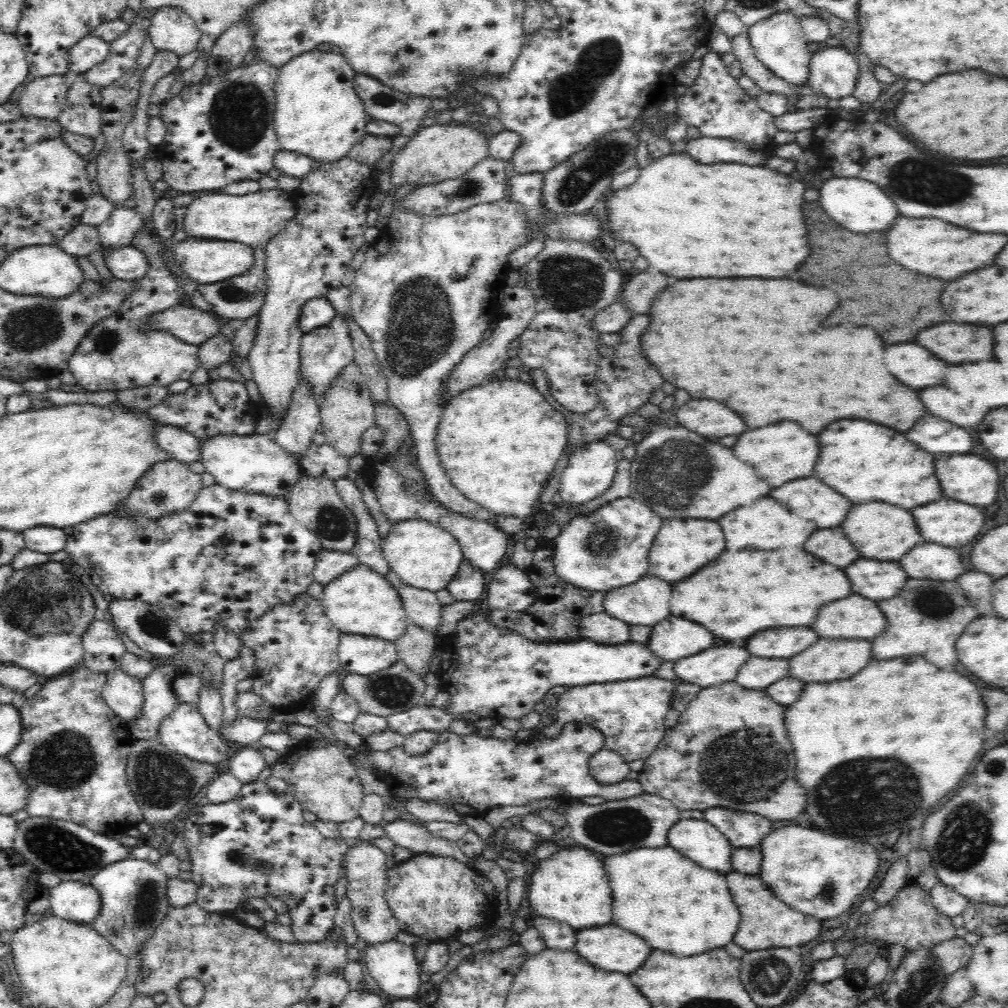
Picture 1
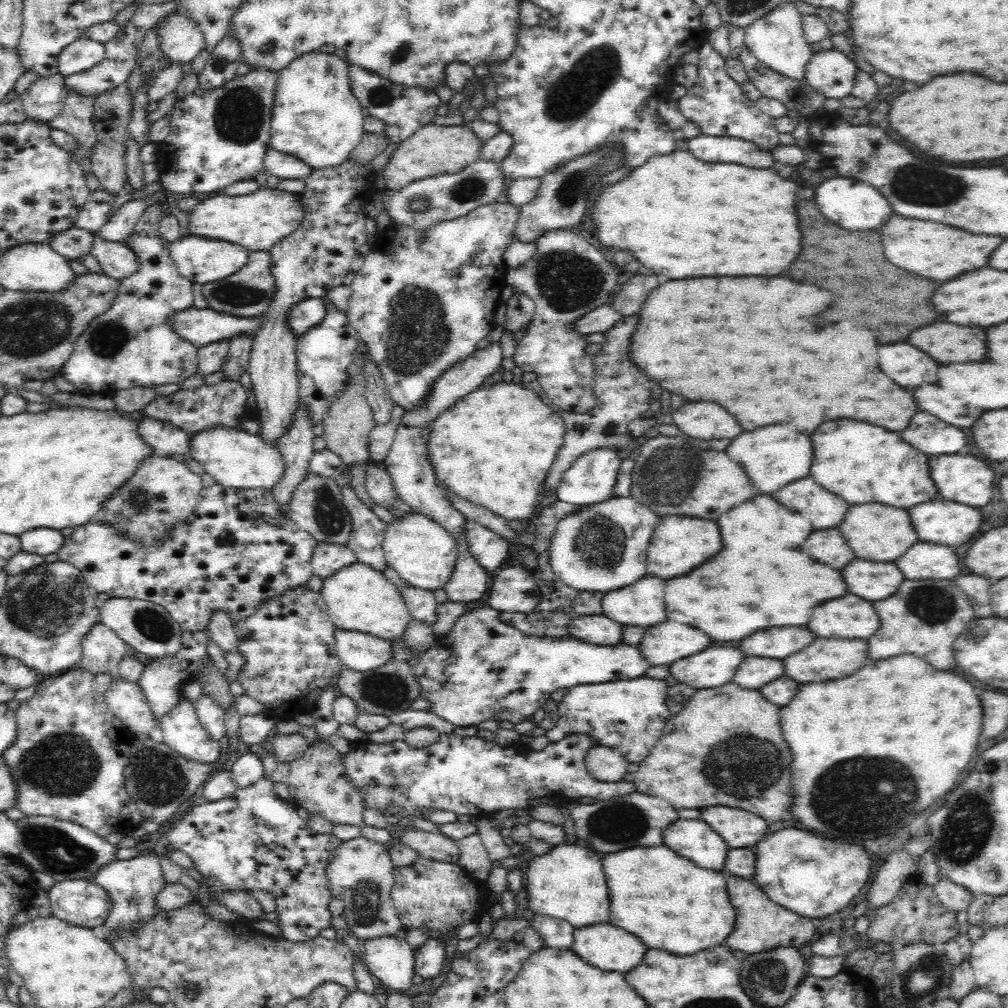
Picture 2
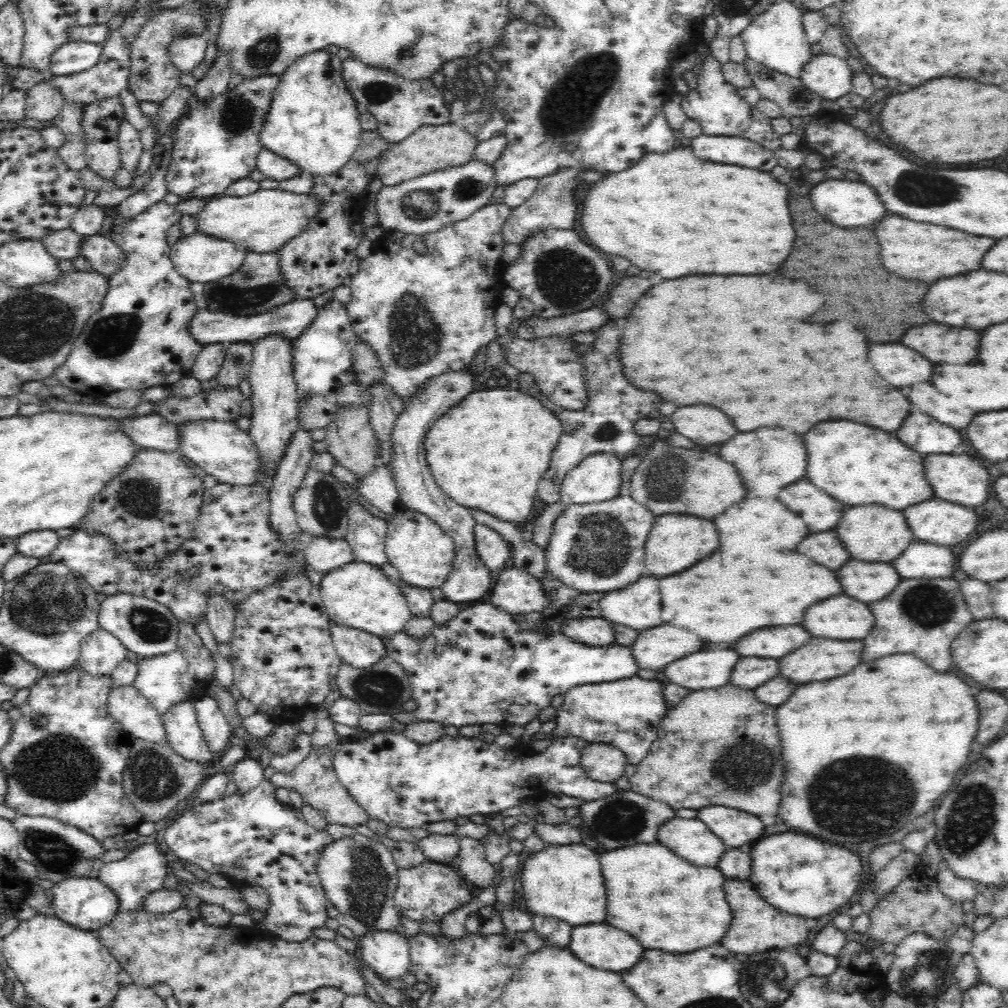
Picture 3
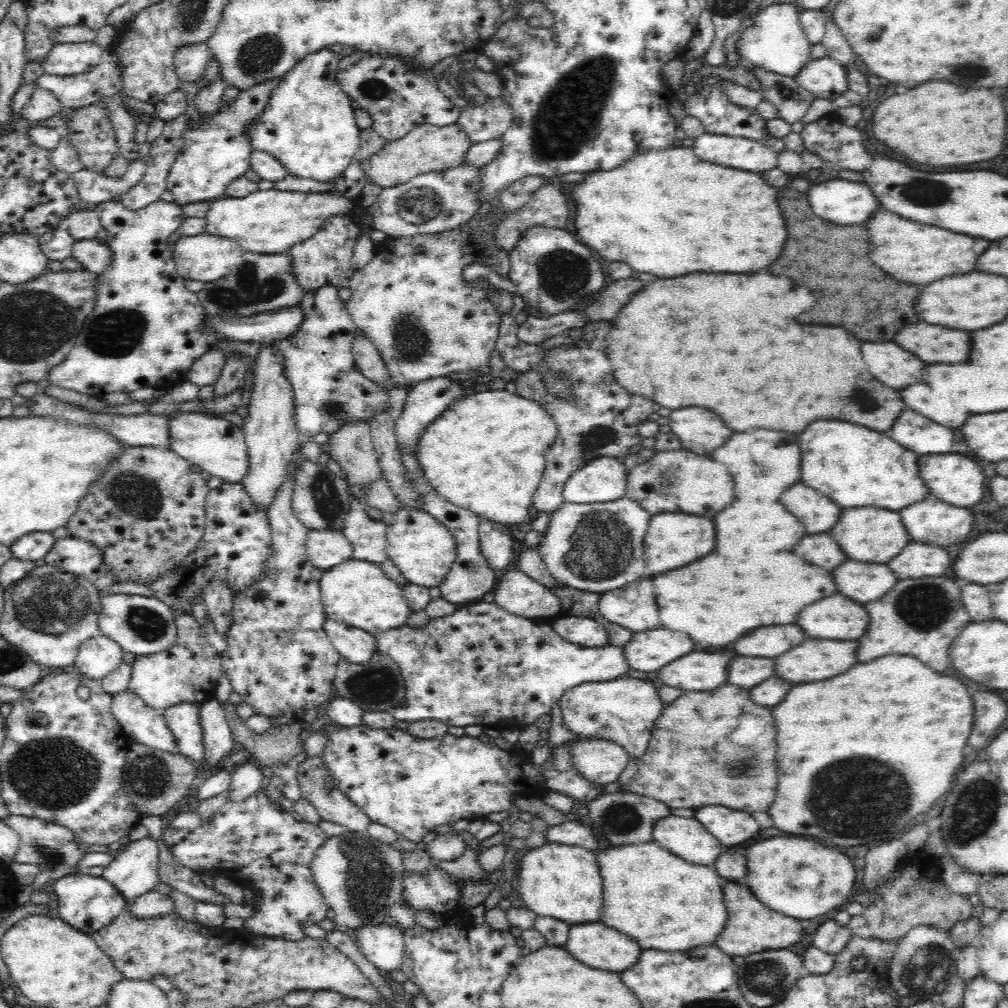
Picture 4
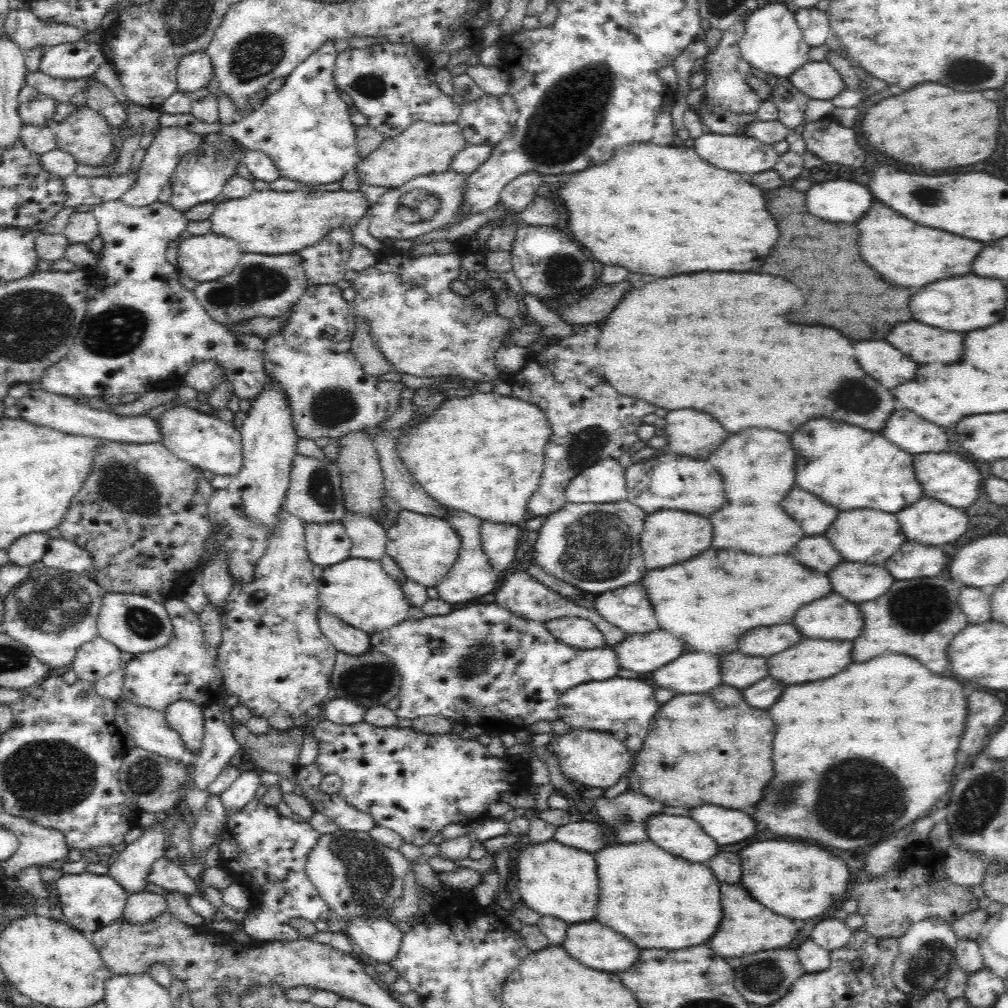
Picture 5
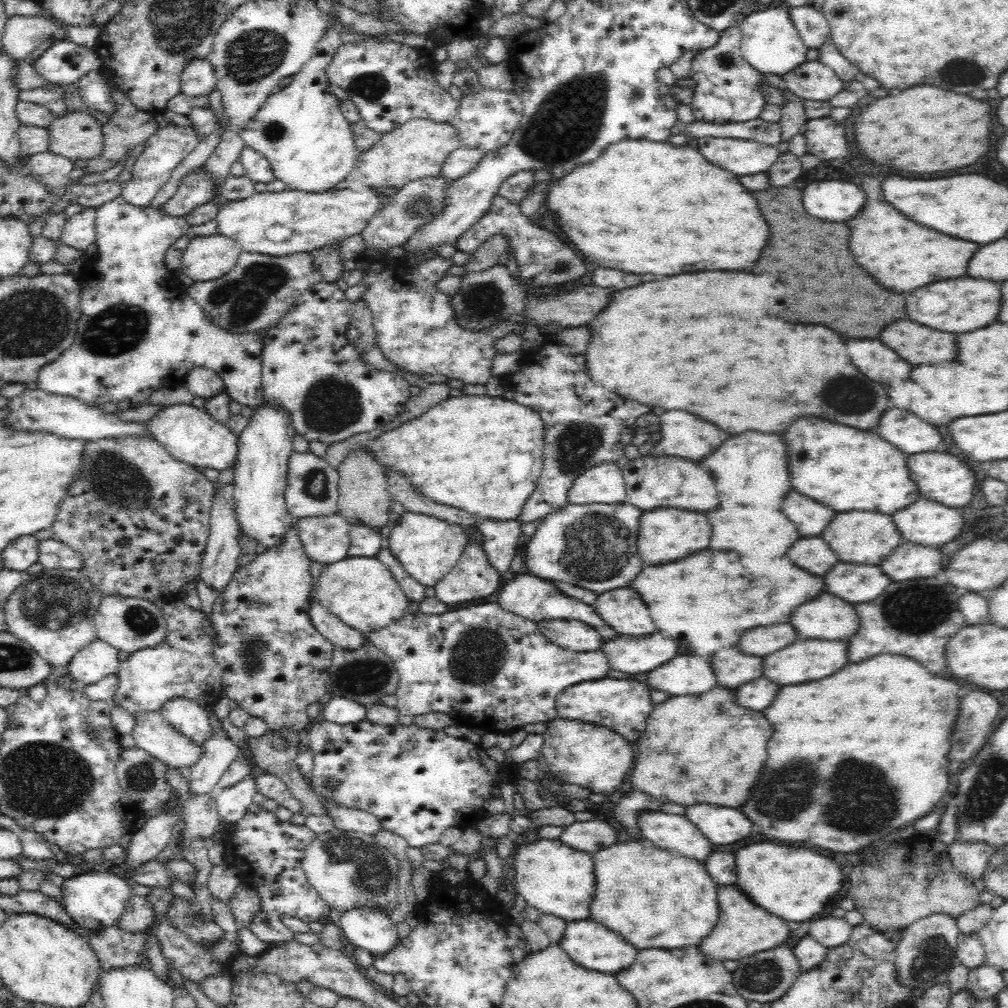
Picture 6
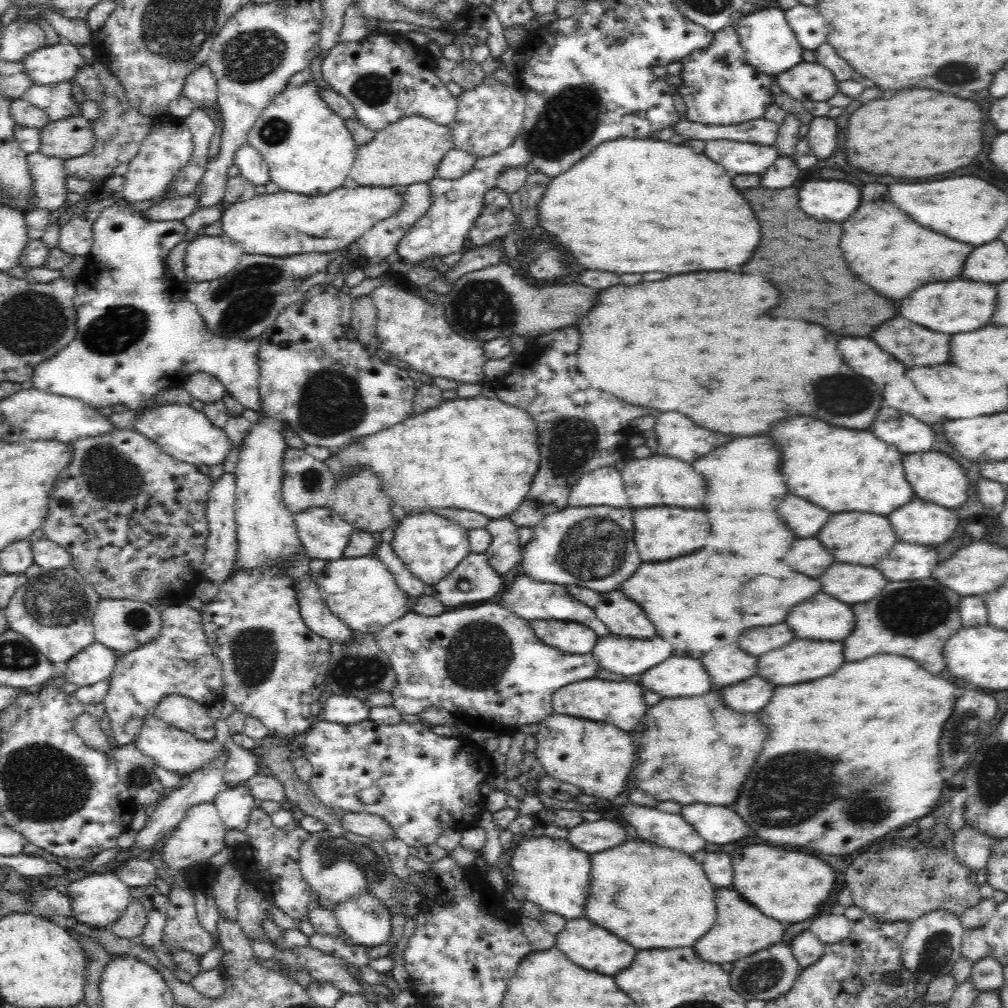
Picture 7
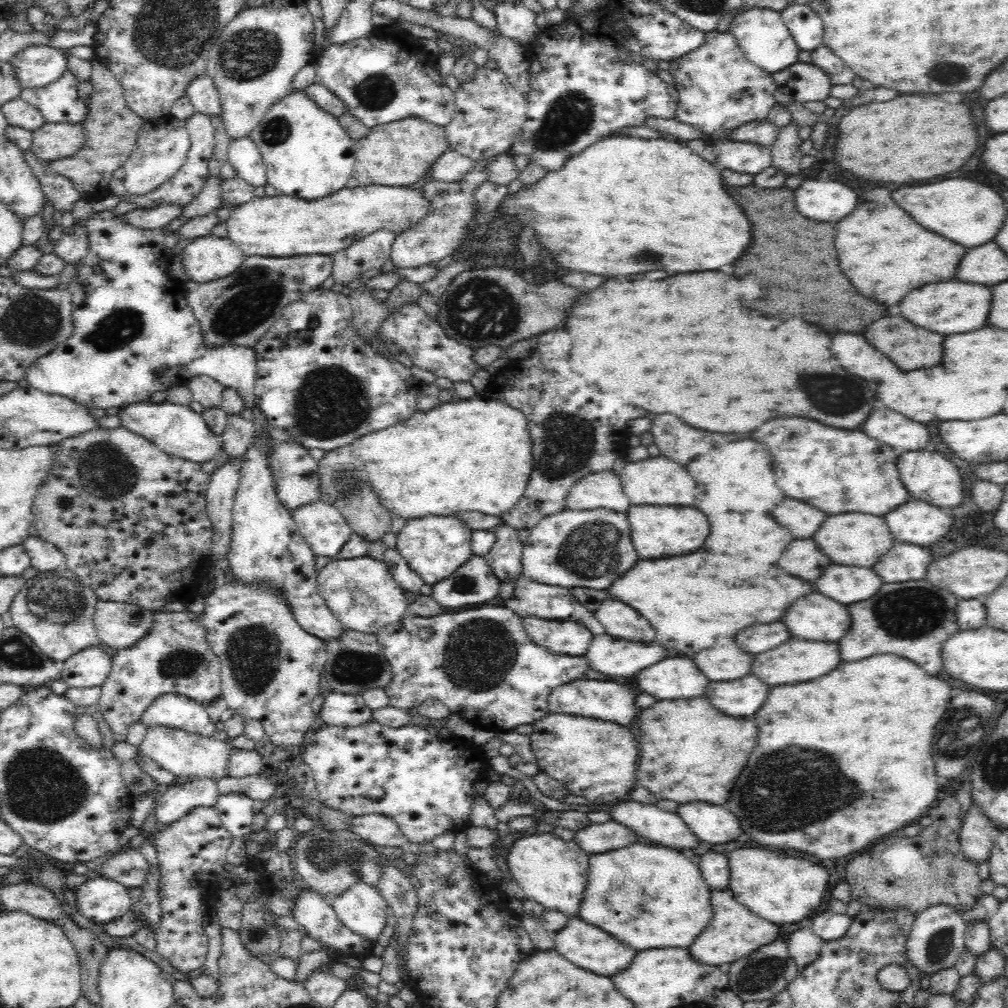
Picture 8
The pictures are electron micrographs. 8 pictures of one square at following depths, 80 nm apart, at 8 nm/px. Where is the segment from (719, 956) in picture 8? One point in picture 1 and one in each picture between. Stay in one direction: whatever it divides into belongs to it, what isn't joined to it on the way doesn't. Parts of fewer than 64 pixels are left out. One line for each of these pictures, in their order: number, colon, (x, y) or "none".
1: (766, 923)
2: (760, 925)
3: (756, 926)
4: (750, 927)
5: (747, 927)
6: (743, 929)
7: (740, 930)

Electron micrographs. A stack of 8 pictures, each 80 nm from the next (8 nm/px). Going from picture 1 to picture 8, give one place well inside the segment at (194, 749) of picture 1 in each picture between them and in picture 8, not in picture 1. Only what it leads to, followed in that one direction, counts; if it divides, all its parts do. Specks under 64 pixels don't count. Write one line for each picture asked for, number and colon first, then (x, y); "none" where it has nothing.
2: (182, 732)
3: (184, 735)
4: (183, 719)
5: (185, 717)
6: (187, 716)
7: (182, 712)
8: (171, 710)

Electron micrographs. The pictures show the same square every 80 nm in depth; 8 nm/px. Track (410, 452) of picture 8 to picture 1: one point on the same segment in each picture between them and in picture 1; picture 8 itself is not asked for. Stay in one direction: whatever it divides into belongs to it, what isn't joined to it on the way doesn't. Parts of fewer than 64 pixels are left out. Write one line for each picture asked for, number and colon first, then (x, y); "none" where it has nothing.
1: (499, 455)
2: (493, 448)
3: (488, 452)
4: (485, 453)
5: (482, 454)
6: (483, 455)
7: (480, 455)

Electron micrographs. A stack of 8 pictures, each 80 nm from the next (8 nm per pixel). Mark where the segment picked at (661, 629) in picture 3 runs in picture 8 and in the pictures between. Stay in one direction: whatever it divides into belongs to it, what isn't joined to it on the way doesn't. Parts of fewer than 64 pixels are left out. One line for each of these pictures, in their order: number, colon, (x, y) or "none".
4: (647, 651)
5: (640, 652)
6: (632, 654)
7: (623, 656)
8: (612, 657)

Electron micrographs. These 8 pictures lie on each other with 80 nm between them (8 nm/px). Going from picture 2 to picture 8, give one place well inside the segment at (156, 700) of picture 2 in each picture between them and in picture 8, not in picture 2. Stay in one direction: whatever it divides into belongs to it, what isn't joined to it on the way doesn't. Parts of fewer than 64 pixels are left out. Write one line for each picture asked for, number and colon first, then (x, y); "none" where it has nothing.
3: (181, 675)
4: (187, 671)
5: (185, 667)
6: (182, 665)
7: (179, 661)
8: (174, 656)

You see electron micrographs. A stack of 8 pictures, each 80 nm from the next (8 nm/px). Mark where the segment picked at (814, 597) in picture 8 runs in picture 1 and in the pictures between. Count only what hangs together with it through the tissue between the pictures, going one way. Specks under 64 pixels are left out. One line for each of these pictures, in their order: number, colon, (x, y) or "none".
1: (854, 617)
2: (849, 617)
3: (841, 618)
4: (835, 618)
5: (832, 618)
6: (827, 618)
7: (821, 617)

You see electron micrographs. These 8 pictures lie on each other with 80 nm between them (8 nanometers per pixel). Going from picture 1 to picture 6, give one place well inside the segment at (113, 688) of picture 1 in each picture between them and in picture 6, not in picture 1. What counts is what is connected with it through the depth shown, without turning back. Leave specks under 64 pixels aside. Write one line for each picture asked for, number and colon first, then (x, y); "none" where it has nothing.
2: (128, 703)
3: (138, 717)
4: (145, 725)
5: (148, 729)
6: (152, 733)

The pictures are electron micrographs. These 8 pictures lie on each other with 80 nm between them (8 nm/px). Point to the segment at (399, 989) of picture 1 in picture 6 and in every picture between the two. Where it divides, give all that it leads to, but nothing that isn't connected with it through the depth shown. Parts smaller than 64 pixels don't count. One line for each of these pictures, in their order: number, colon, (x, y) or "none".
2: (391, 958)
3: (385, 951)
4: (382, 944)
5: (379, 938)
6: (370, 929)

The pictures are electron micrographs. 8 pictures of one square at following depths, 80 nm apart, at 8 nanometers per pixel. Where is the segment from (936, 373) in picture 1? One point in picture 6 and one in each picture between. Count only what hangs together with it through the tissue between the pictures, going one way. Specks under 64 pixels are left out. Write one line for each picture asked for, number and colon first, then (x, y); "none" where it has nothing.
2: (907, 366)
3: (900, 366)
4: (894, 367)
5: (884, 363)
6: (880, 364)

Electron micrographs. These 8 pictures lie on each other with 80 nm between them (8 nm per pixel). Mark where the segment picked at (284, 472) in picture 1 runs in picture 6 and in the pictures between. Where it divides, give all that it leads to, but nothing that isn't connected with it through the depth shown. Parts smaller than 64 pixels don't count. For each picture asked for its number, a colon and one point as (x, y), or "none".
2: (236, 459)
3: (224, 451)
4: (210, 443)
5: (202, 439)
6: (191, 435)

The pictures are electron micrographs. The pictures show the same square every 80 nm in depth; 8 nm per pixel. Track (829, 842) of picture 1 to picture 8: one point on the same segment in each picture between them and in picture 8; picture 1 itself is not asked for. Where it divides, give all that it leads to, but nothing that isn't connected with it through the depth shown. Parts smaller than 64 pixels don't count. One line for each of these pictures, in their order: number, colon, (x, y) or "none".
2: (812, 876)
3: (796, 874)
4: (822, 878)
5: (799, 881)
6: (795, 884)
7: (788, 886)
8: (781, 889)

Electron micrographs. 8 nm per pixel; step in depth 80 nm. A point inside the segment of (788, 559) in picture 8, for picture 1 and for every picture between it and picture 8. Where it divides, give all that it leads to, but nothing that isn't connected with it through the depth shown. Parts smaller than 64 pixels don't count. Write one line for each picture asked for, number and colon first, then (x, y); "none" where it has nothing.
1: (831, 545)
2: (828, 547)
3: (824, 547)
4: (820, 550)
5: (816, 552)
6: (812, 554)
7: (807, 556)

